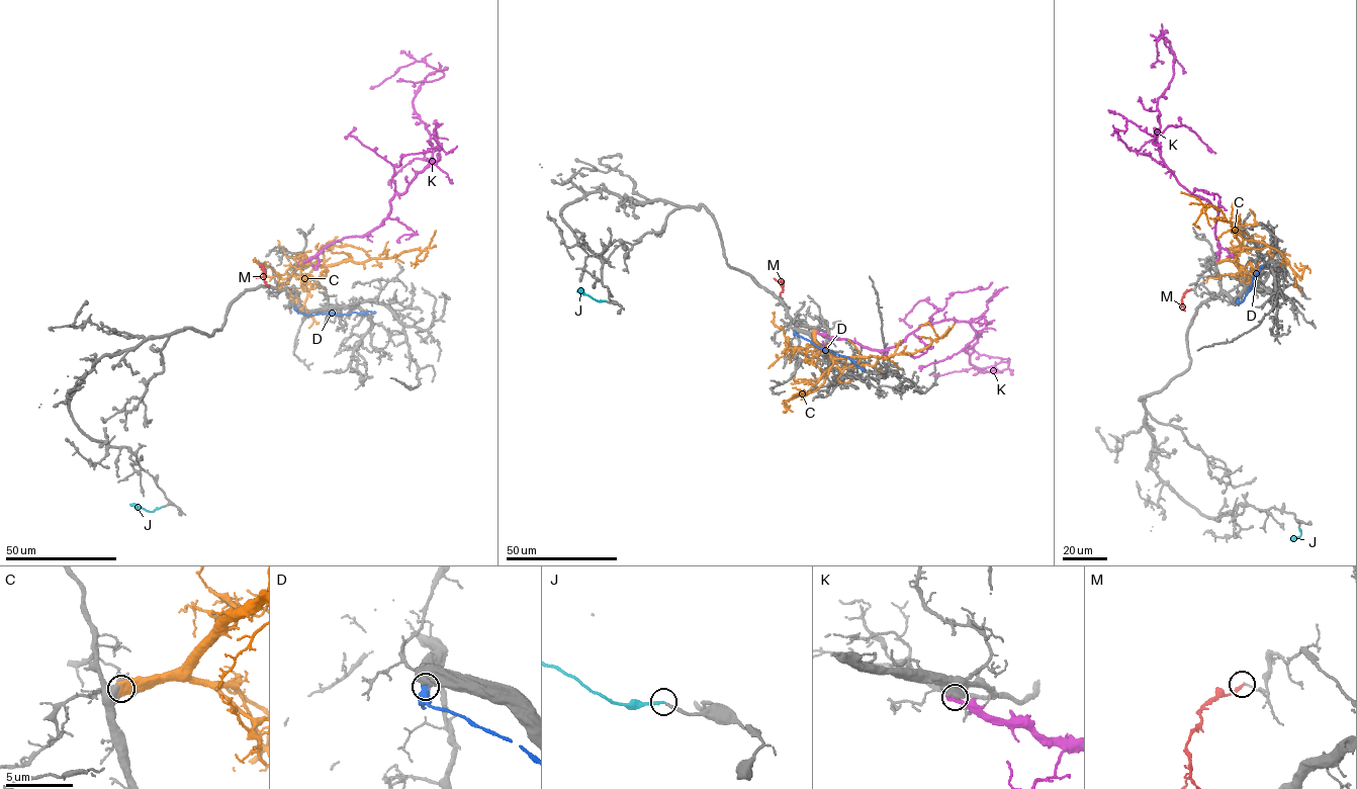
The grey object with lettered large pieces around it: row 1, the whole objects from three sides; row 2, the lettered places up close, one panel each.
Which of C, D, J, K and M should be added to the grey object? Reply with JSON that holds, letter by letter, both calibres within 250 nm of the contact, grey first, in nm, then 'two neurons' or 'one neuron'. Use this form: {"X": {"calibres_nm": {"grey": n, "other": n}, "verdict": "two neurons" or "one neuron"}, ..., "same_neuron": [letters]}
{"C": {"calibres_nm": {"grey": 700, "other": 700}, "verdict": "one neuron"}, "D": {"calibres_nm": {"grey": 750, "other": 650}, "verdict": "two neurons"}, "J": {"calibres_nm": {"grey": 200, "other": 170}, "verdict": "one neuron"}, "K": {"calibres_nm": {"grey": 700, "other": 420}, "verdict": "two neurons"}, "M": {"calibres_nm": {"grey": 90, "other": 220}, "verdict": "two neurons"}, "same_neuron": ["C", "J"]}

